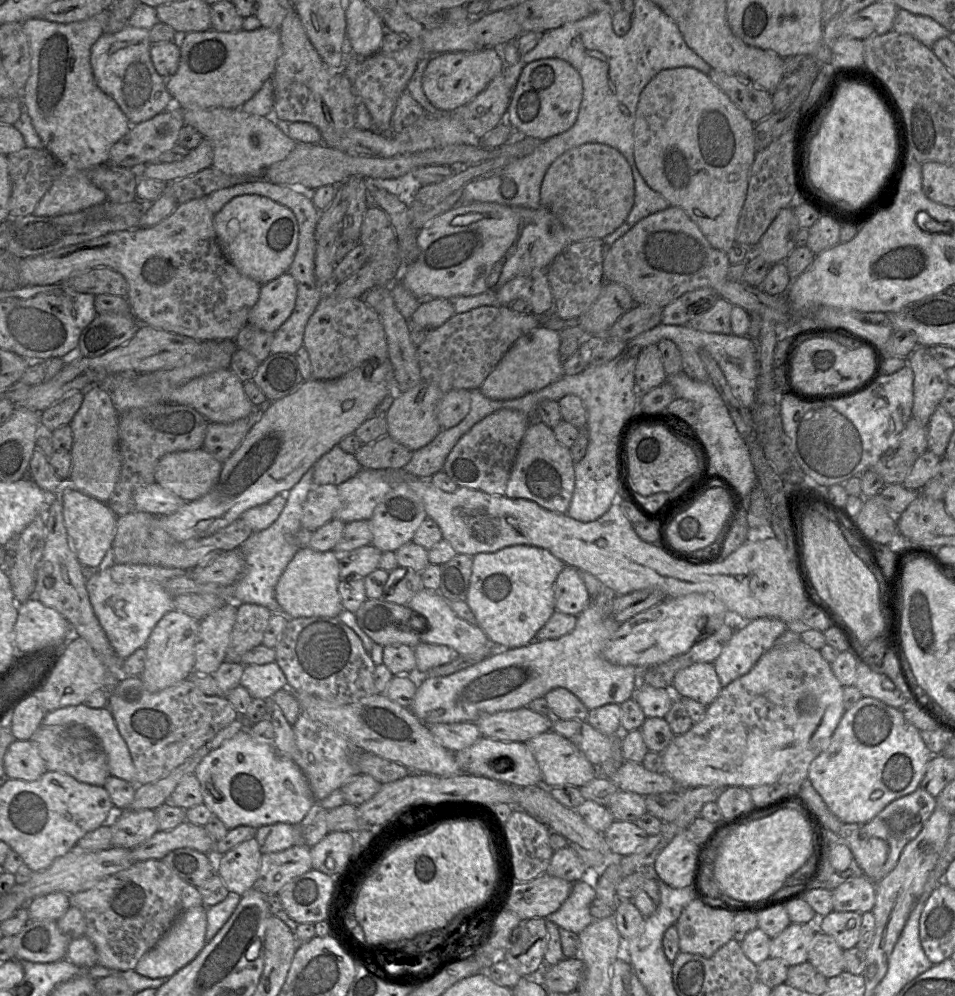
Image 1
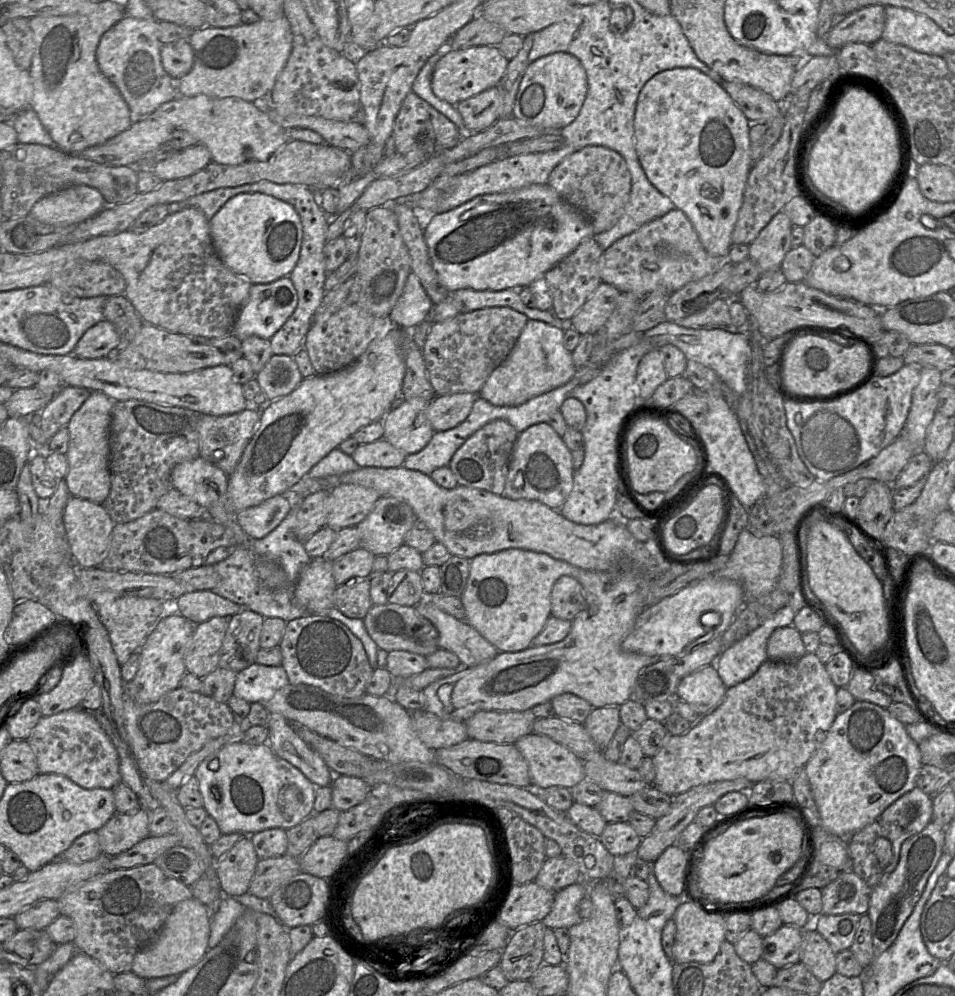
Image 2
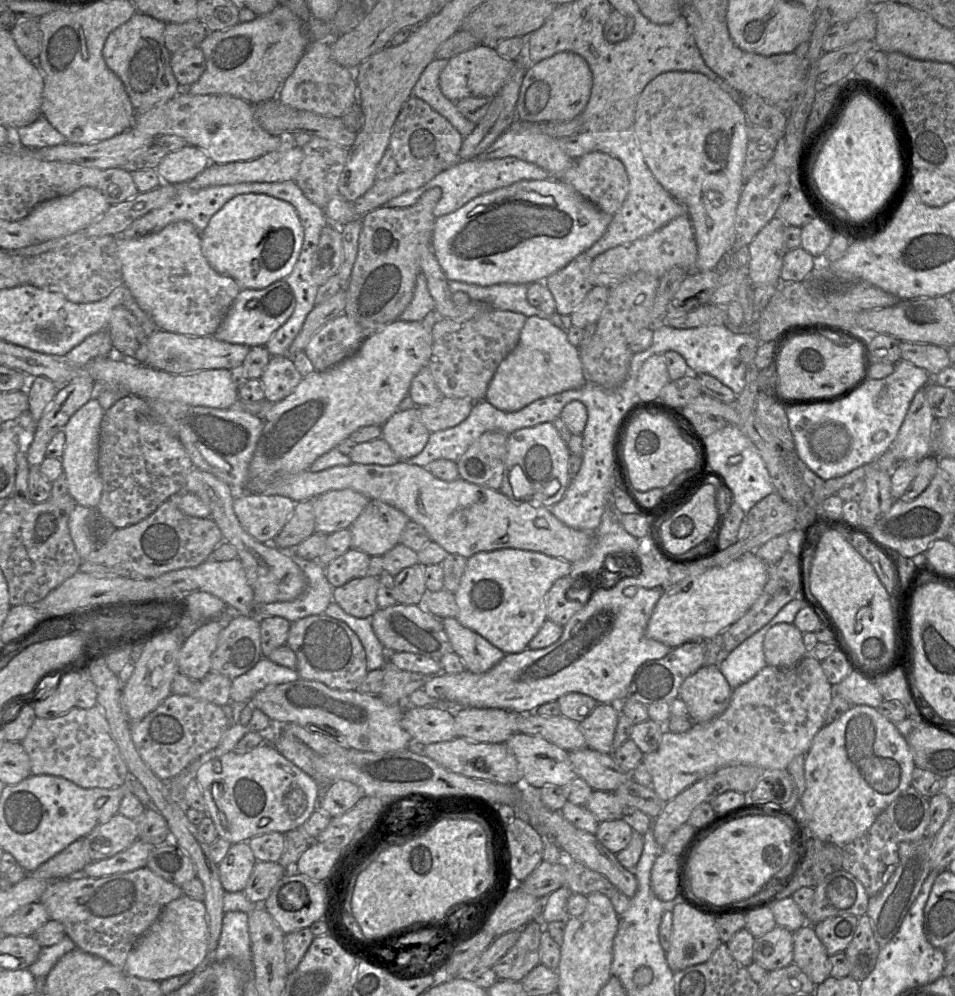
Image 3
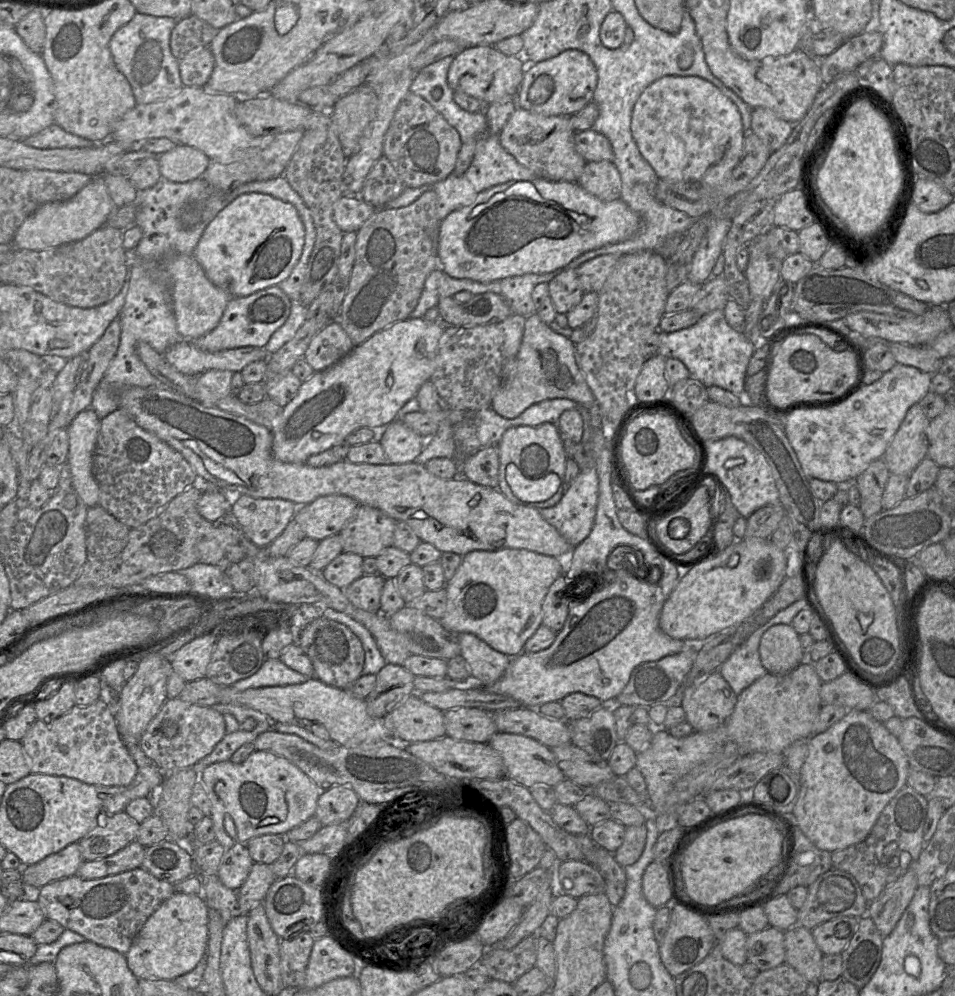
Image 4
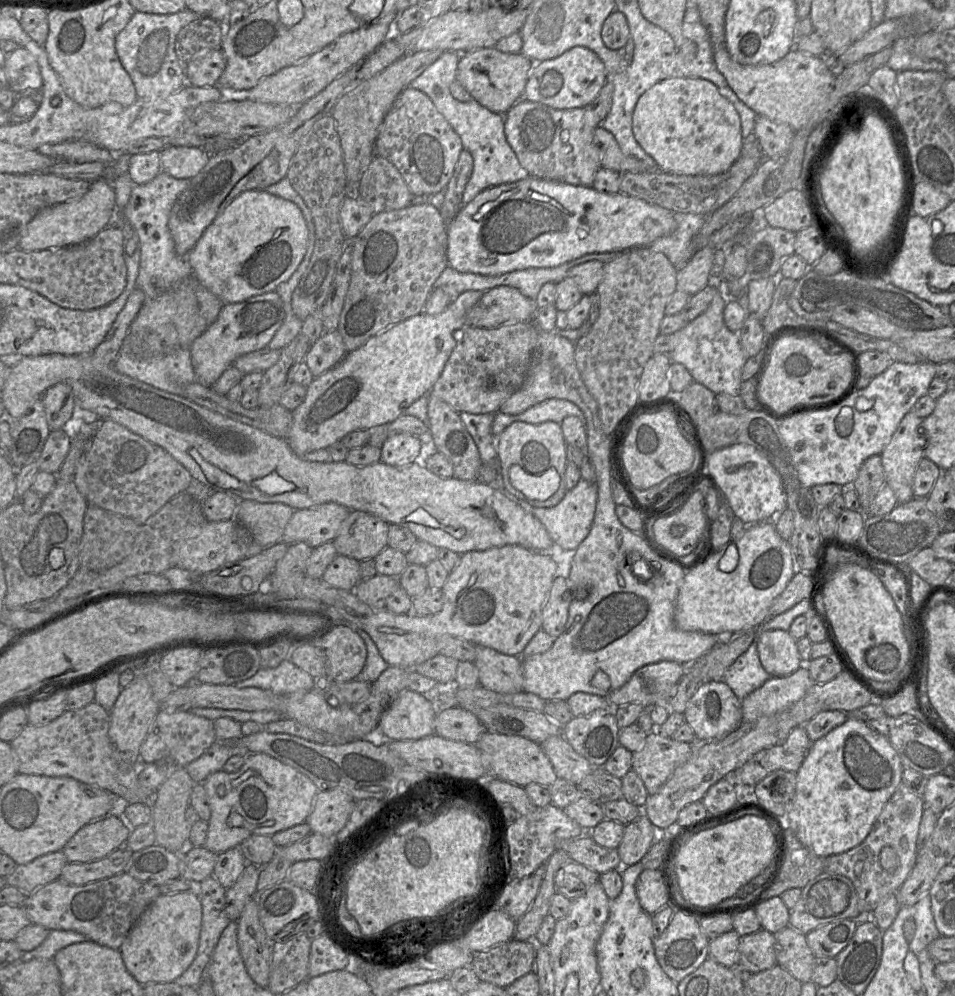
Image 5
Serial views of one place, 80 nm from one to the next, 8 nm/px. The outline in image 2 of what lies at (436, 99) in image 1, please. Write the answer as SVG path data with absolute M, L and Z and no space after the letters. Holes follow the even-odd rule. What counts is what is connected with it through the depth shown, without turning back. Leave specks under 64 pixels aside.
M476 46L462 50L445 48L435 65L431 89L441 100L454 106L498 85L509 61L502 55L497 46Z

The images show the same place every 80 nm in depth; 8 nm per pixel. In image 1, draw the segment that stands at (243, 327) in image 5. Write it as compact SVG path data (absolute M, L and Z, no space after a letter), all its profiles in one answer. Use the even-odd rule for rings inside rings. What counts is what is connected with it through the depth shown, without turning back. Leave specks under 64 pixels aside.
M287 271L261 285L258 301L250 310L247 323L260 330L274 333L291 315L296 297L296 282Z

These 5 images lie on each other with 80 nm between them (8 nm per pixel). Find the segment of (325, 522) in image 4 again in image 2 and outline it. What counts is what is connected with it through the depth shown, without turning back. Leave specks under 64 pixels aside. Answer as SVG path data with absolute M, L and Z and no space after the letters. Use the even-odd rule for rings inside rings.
M340 484L330 490L326 526L334 530L357 526L373 509L381 495L356 484Z

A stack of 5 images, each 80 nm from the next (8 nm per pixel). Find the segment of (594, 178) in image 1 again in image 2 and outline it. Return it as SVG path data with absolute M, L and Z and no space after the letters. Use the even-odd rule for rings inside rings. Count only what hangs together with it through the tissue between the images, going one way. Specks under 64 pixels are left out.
M587 146L566 157L550 173L547 185L589 219L594 236L613 228L630 198L631 174L624 158L601 146Z

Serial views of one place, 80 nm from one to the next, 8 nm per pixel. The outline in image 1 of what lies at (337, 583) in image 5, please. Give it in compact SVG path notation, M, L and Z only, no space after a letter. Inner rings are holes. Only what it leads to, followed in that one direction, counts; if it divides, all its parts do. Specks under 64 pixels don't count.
M372 544L339 555L340 579L365 578L379 568L382 551Z

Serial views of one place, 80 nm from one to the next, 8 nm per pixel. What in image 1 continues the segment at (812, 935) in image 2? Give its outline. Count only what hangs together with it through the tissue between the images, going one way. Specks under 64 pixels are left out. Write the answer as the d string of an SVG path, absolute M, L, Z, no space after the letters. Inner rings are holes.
M818 930L810 945L808 961L823 976L831 978L845 971L843 953L832 936Z

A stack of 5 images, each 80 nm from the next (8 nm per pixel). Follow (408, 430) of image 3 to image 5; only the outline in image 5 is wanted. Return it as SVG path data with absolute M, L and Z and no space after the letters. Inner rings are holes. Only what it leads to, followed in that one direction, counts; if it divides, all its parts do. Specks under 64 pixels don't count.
M402 433L390 436L381 448L381 462L390 466L404 466L419 460L419 437Z

